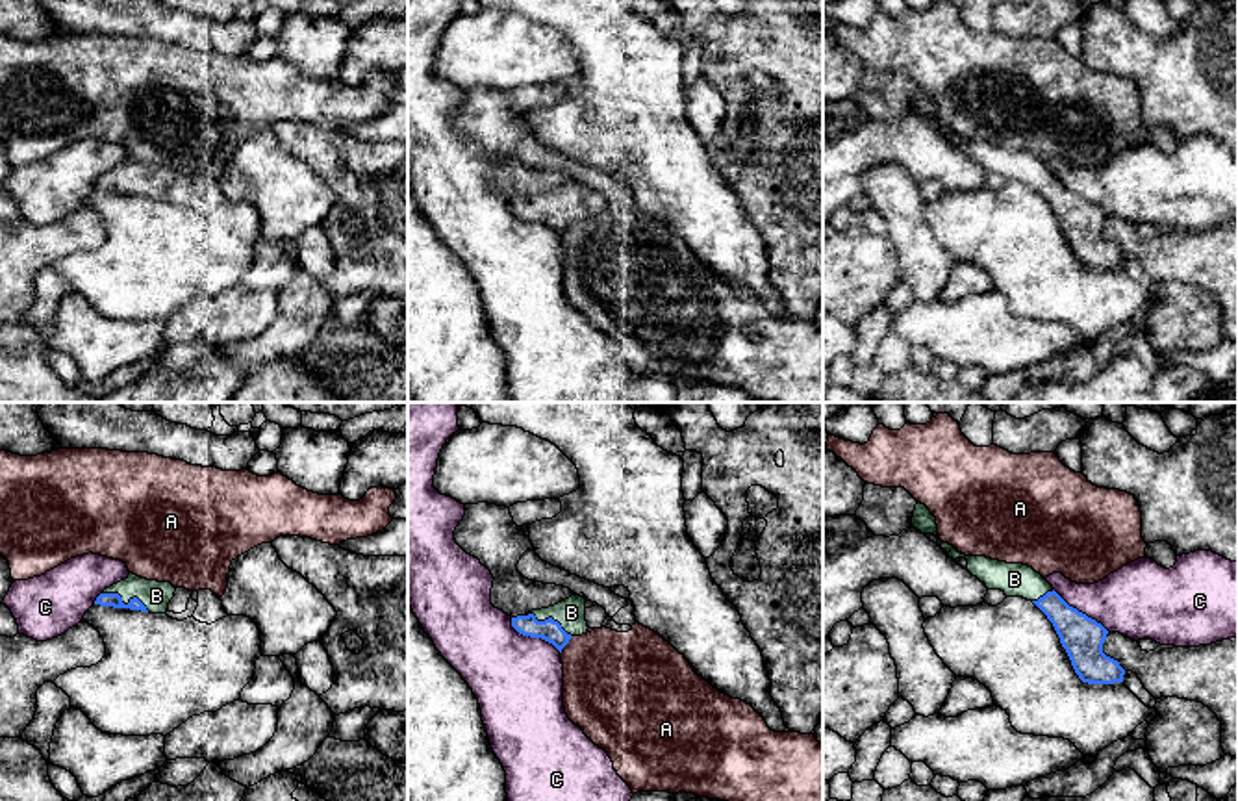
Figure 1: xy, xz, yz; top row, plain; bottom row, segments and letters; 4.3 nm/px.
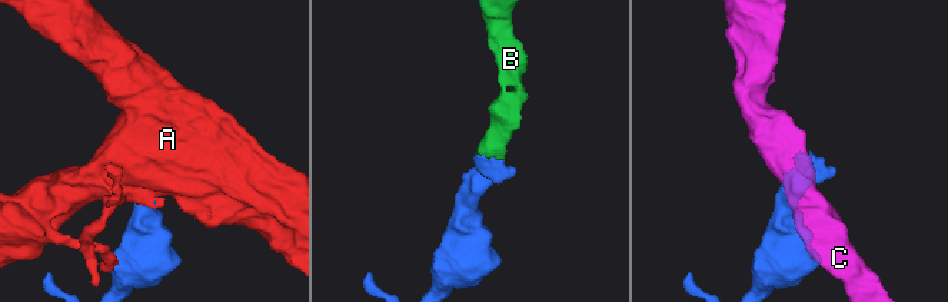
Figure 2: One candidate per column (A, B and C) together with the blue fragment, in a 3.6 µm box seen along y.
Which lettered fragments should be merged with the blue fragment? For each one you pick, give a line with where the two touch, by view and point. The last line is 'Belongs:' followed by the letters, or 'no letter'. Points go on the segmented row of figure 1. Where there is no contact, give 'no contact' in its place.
B: contact xy (123, 603)
Belongs: B

